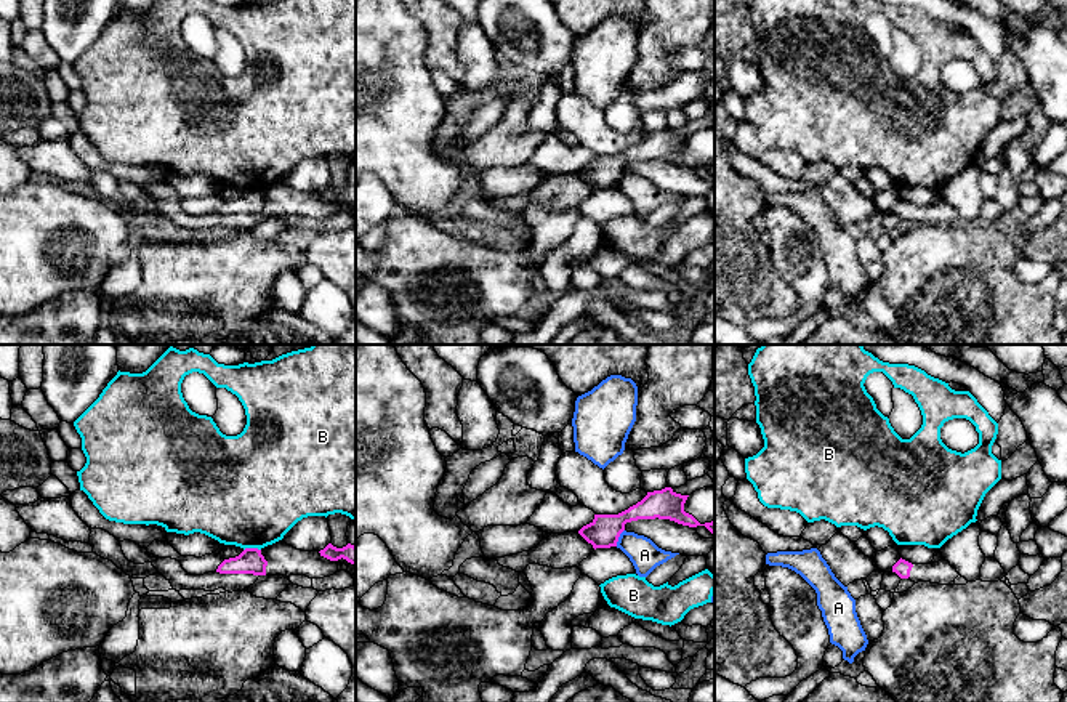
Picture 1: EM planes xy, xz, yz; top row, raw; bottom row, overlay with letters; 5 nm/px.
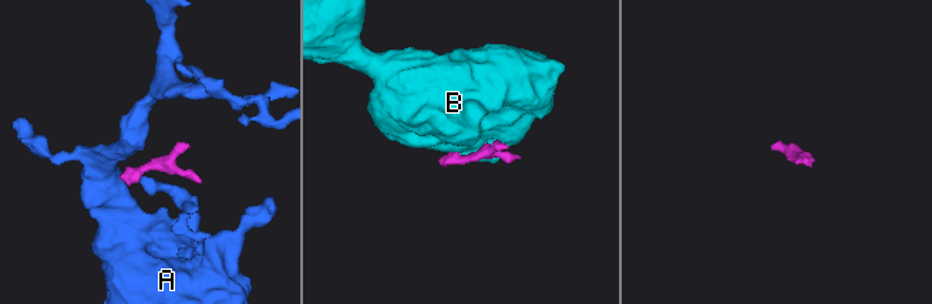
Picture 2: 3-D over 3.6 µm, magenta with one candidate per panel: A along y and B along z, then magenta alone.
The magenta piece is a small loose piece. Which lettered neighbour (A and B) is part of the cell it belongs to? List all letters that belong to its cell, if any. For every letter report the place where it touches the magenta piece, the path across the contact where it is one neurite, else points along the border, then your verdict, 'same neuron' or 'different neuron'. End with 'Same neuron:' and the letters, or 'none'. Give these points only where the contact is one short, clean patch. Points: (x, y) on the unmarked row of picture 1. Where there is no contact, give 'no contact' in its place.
A: xz (619, 177) | along xz (624, 170), (616, 186) | different neuron
B: xy (252, 189) | different neuron
Same neuron: none

